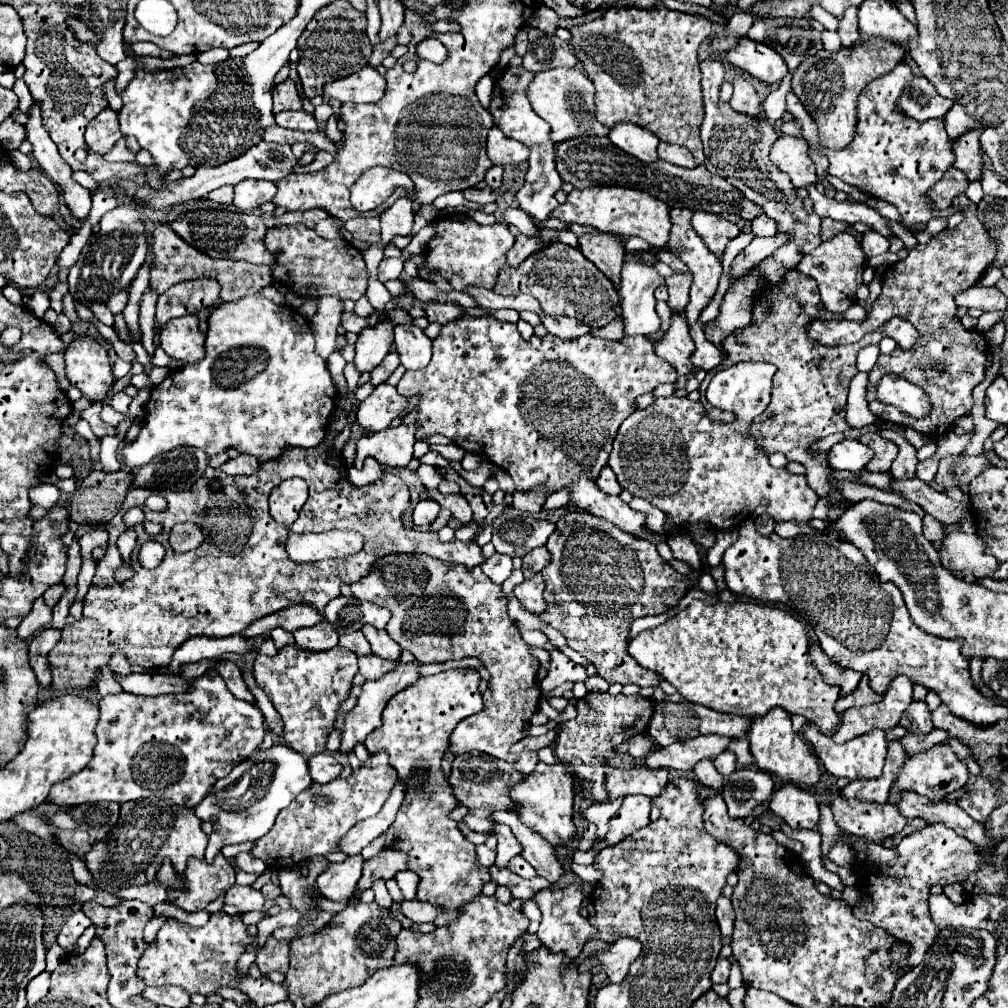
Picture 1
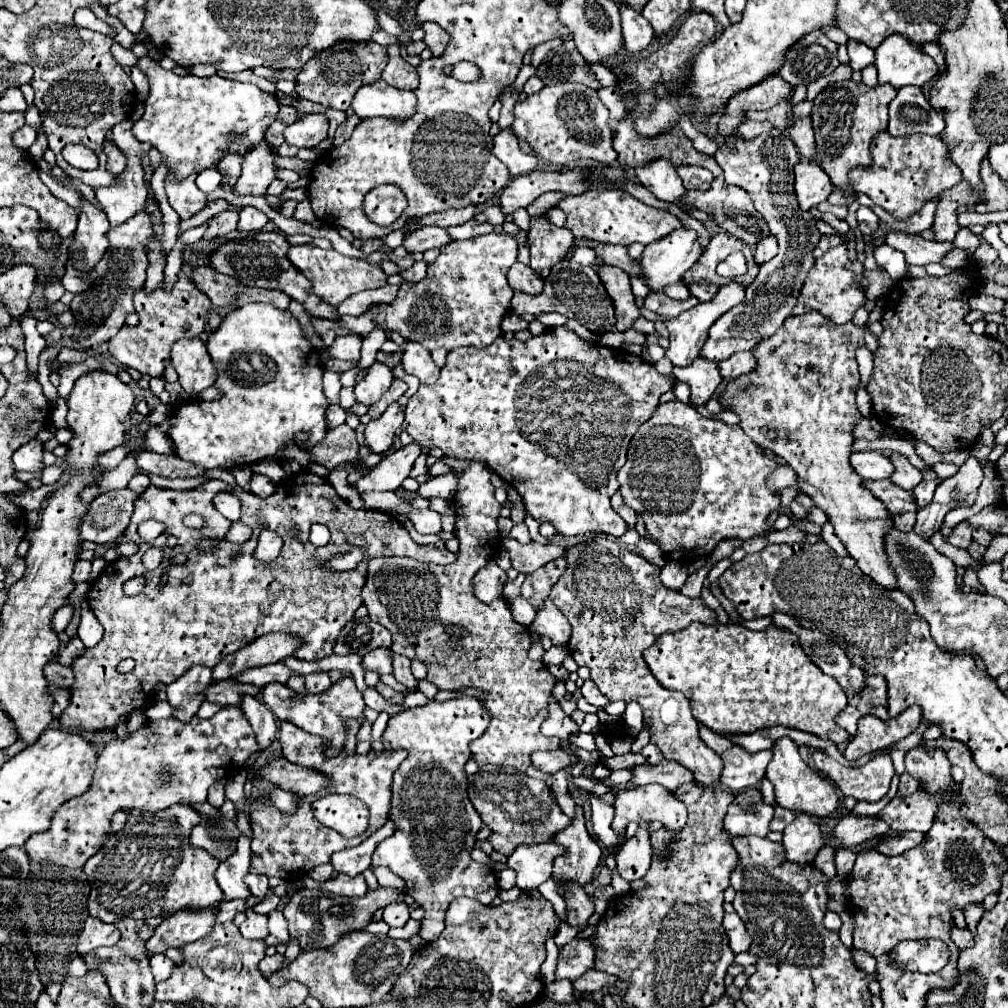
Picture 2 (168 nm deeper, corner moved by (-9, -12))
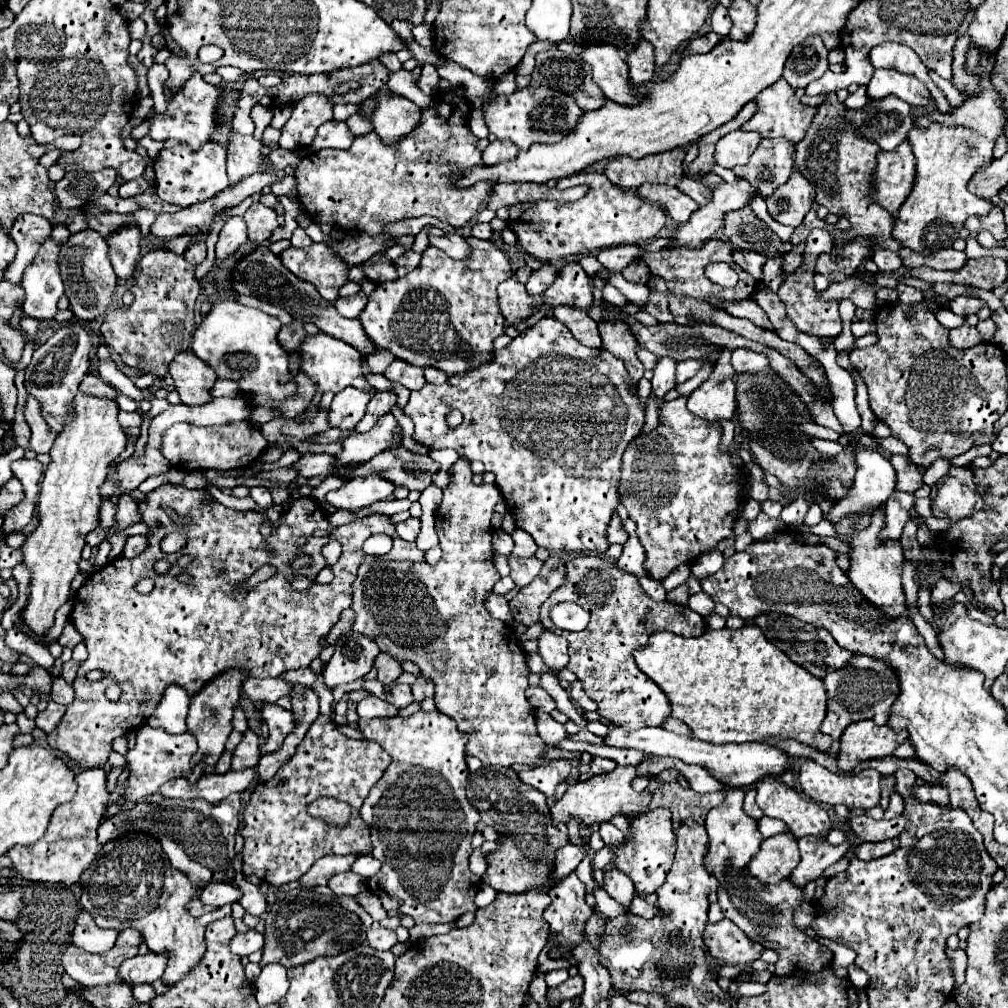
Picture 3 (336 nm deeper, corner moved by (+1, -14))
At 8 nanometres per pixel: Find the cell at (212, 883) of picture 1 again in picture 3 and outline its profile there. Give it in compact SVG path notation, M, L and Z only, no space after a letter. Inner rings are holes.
M148 952L144 956L136 954L122 962L120 978L126 980L128 984L154 982L164 974L166 962L168 962L168 954L156 954L156 952Z

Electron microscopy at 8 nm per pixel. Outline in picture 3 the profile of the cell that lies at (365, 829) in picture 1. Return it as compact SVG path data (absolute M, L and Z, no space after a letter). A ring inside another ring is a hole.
M328 854L328 856L320 858L320 860L302 876L302 886L328 884L328 880L330 880L334 874L348 872L356 858L358 858L358 854L344 854L344 856Z

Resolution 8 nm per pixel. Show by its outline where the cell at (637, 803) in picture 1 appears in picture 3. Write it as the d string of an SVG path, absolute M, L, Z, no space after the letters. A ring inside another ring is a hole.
M610 868L604 872L604 890L614 898L618 900L620 904L624 904L626 908L630 906L632 902L632 896L634 896L634 886L632 886L632 880L628 878L628 874L624 874L622 870L616 870L616 868Z

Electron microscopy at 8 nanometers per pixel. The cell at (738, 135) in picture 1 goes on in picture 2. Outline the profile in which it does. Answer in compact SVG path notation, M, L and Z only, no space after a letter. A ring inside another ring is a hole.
M772 128L754 140L740 140L736 152L724 144L722 148L718 148L714 158L724 170L726 184L736 184L750 192L756 210L764 216L766 224L770 226L770 232L778 240L778 254L770 262L760 266L756 280L746 288L744 302L738 304L738 308L720 316L708 332L708 340L700 356L708 362L722 362L734 352L752 350L760 340L770 338L792 314L806 274L814 266L812 252L822 234L816 230L812 214L798 210L798 202L794 200L792 168L800 160L800 154L794 142L784 132Z

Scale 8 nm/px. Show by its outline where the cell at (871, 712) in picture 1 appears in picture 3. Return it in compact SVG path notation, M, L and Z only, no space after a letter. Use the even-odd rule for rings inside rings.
M872 720L854 722L844 730L840 738L838 768L848 772L862 760L888 756L906 738L908 738L908 730L894 732L890 726L876 726Z

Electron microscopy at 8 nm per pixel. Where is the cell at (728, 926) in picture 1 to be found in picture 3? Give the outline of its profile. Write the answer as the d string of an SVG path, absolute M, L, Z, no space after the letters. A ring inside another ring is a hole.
M724 918L716 924L706 924L704 944L712 958L720 958L726 964L742 964L742 966L756 960L764 950L760 944L754 944L728 918Z

